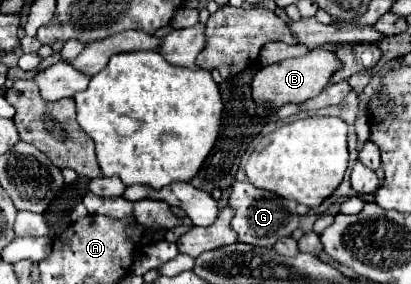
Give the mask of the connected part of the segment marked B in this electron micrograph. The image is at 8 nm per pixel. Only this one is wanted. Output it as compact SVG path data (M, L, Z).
M313 49L301 57L295 59L283 59L279 63L267 65L253 77L251 83L251 95L257 101L257 105L265 105L271 109L279 109L287 103L303 103L323 91L323 87L329 83L329 77L341 67L341 61L335 57L333 51L327 49Z

